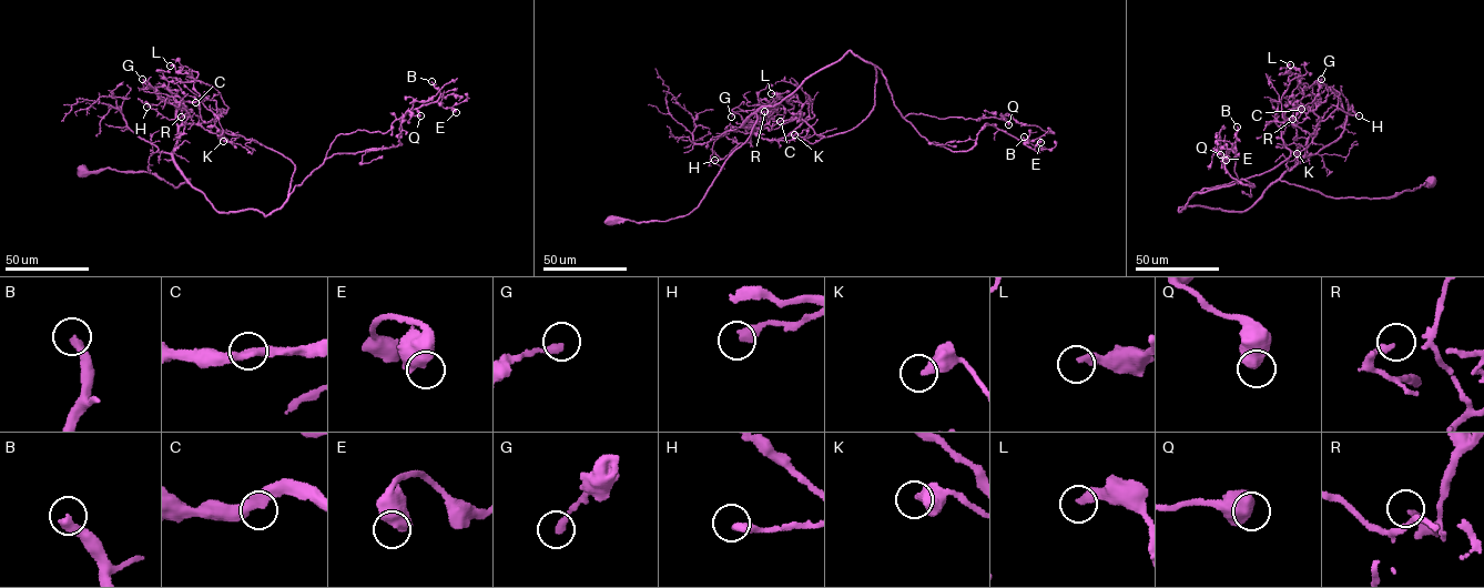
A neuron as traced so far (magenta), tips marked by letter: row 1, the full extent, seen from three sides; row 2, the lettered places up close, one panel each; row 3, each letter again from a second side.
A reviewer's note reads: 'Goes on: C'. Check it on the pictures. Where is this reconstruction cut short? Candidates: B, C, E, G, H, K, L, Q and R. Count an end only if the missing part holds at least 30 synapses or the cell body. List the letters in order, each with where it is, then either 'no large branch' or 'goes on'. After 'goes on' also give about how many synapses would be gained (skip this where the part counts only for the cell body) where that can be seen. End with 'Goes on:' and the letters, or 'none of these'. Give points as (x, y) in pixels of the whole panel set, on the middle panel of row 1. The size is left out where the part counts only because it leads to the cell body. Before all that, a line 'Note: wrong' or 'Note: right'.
Note: wrong
B: (1024, 137) | goes on | 160 syn
C: (780, 121) | no large branch
E: (1040, 142) | no large branch
G: (731, 117) | no large branch
H: (714, 160) | no large branch
K: (794, 134) | no large branch
L: (771, 93) | no large branch
Q: (1008, 124) | no large branch
R: (764, 111) | no large branch
Goes on: B

